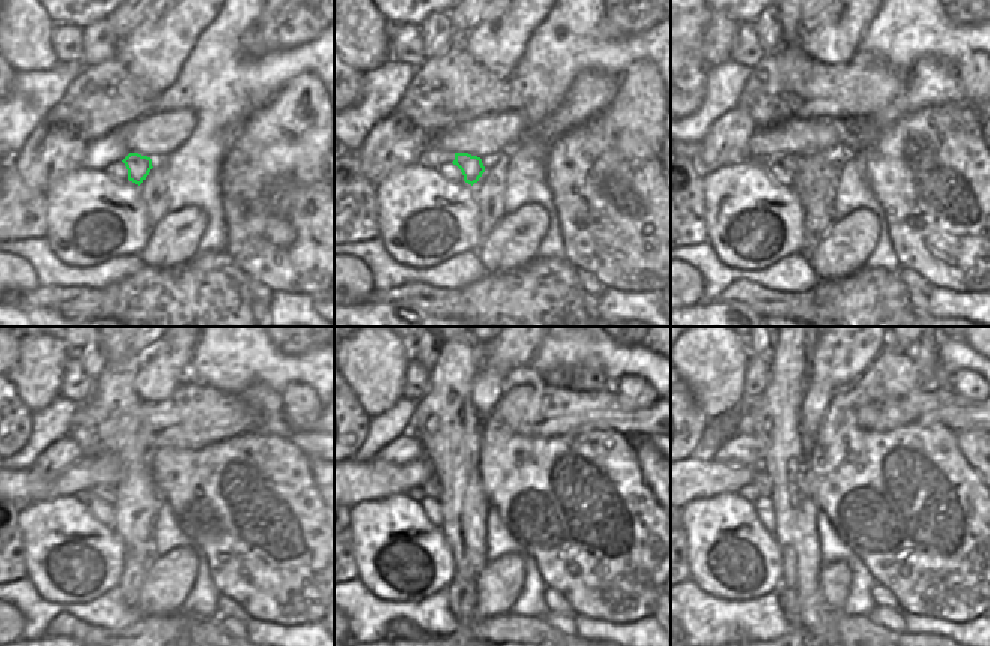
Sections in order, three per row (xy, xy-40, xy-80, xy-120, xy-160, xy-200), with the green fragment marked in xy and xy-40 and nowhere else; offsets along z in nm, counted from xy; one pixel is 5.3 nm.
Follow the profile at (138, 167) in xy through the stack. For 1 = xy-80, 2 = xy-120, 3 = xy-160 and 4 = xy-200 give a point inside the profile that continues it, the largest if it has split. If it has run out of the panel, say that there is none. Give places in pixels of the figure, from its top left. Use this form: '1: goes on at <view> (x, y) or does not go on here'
1: goes on at xy-80 (792, 162)
2: goes on at xy-120 (102, 492)
3: goes on at xy-160 (431, 487)
4: goes on at xy-200 (762, 481)

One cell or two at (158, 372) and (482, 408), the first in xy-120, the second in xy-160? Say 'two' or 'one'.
one

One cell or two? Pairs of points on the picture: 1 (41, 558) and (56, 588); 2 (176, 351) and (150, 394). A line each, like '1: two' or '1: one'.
1: one
2: one

